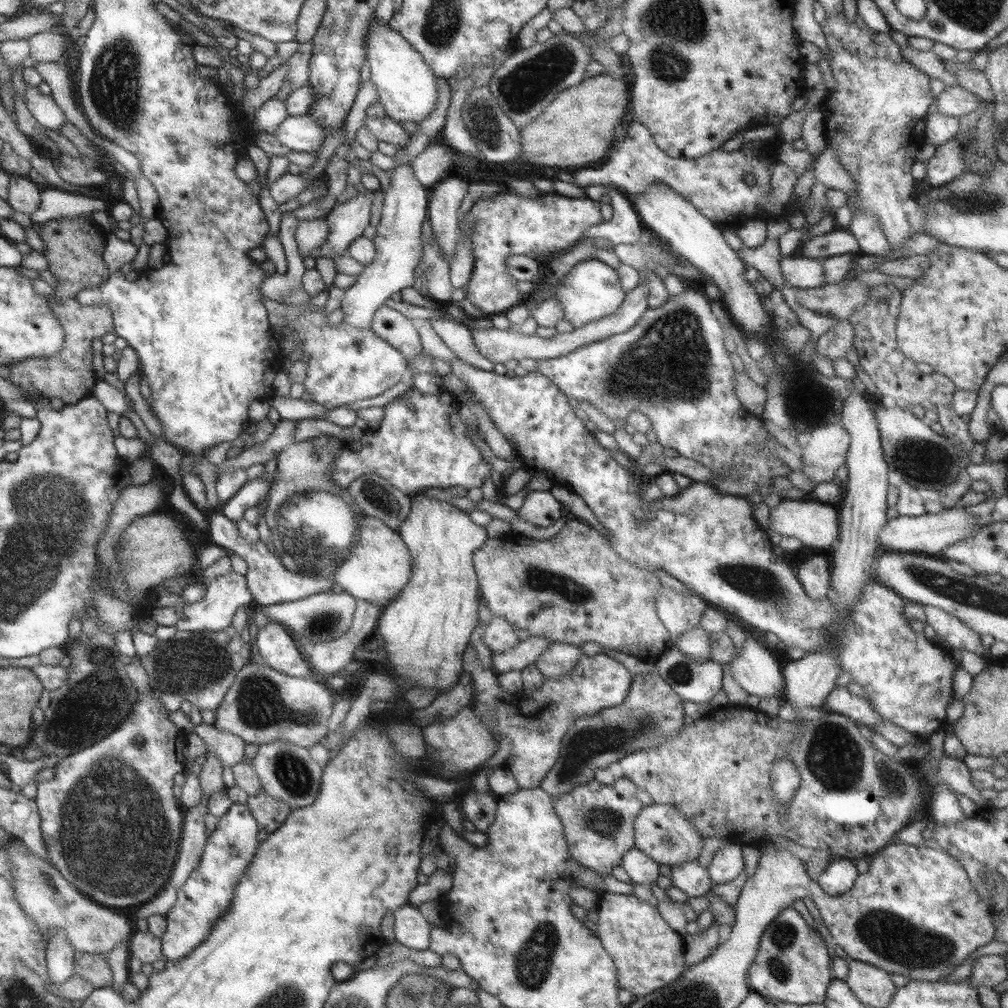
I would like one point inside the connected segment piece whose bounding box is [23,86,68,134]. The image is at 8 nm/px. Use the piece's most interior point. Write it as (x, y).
(42, 108)

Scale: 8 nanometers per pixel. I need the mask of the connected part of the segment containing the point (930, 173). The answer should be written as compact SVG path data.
M955 136L935 148L934 154L925 163L927 173L924 180L934 188L941 186L961 175L965 169L962 159L963 145Z

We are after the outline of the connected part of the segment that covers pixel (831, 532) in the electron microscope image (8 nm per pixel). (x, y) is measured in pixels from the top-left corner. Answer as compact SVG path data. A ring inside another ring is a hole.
M782 499L775 507L768 508L769 525L780 536L794 537L805 546L813 548L829 548L831 544L839 542L839 522L835 508L827 503L819 503L812 499L788 500Z

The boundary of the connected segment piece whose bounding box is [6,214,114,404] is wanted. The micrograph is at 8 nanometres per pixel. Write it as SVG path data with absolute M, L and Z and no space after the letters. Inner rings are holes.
M91 214L66 218L58 222L32 224L32 228L43 242L42 255L47 259L47 270L53 275L57 284L53 295L46 296L45 302L49 304L51 312L61 324L65 338L63 349L53 355L29 357L7 363L8 379L21 390L23 398L27 401L33 398L57 398L65 404L76 403L81 398L91 395L97 381L96 373L91 366L94 353L91 350L91 340L114 332L112 313L108 312L107 306L103 304L83 306L75 300L75 295L79 291L101 285L110 275L107 265L102 260L107 232L91 219Z

